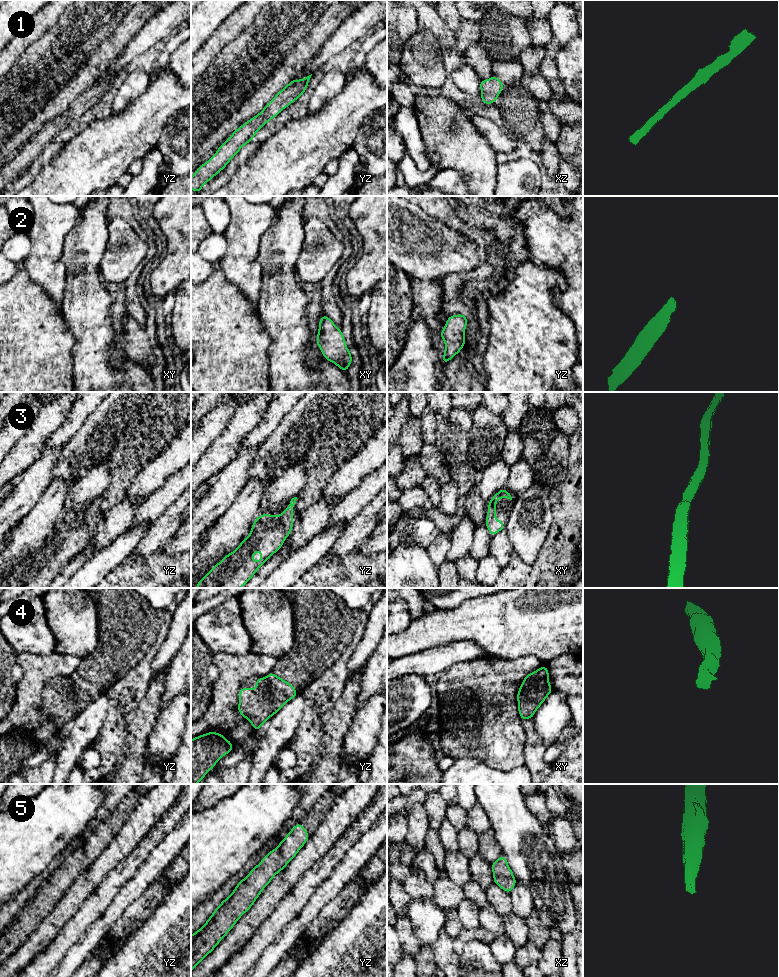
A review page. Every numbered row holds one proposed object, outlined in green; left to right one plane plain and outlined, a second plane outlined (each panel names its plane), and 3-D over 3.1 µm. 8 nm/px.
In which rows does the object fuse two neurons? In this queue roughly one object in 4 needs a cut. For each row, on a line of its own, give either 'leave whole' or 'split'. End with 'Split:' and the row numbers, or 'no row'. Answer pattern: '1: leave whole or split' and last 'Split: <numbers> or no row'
1: leave whole
2: leave whole
3: leave whole
4: leave whole
5: leave whole
Split: no row

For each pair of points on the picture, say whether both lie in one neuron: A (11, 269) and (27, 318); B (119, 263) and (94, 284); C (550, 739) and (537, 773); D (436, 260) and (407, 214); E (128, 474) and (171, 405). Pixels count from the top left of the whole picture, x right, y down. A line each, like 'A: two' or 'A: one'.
A: two
B: two
C: two
D: one
E: one

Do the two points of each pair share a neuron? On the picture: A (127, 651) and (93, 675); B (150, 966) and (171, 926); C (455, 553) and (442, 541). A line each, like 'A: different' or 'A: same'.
A: same
B: same
C: different

